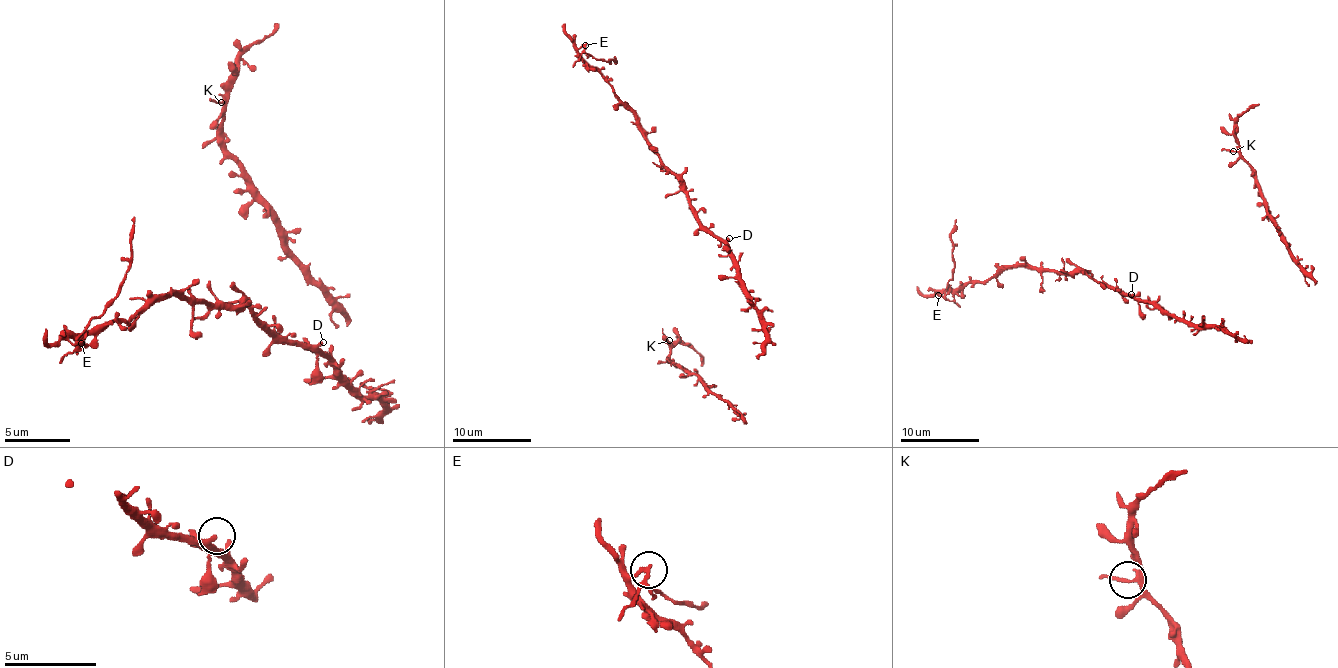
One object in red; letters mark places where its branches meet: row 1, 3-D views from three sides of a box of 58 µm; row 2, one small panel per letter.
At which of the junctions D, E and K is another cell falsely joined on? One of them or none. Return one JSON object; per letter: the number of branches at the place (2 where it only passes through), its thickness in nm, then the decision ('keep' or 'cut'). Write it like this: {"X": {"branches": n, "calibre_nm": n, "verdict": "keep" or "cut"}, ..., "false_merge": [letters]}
{"D": {"branches": 2, "calibre_nm": 220, "verdict": "keep"}, "E": {"branches": 3, "calibre_nm": 160, "verdict": "cut"}, "K": {"branches": 3, "calibre_nm": 170, "verdict": "keep"}, "false_merge": ["E"]}

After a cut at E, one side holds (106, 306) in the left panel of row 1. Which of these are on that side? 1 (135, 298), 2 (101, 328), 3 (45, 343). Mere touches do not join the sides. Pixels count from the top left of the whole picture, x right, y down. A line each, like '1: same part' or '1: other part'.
1: other part
2: other part
3: other part

